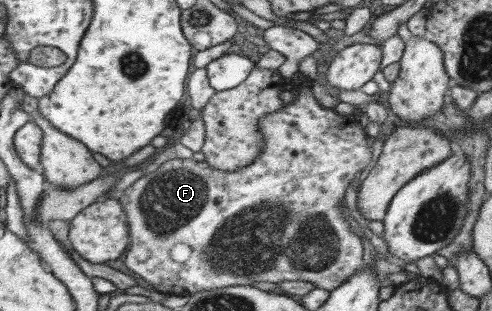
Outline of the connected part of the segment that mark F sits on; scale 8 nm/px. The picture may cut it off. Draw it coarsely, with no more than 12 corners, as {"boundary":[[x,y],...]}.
{"boundary":[[294,102],[220,171],[173,158],[122,190],[124,265],[192,295],[363,267],[343,195],[352,117]]}

